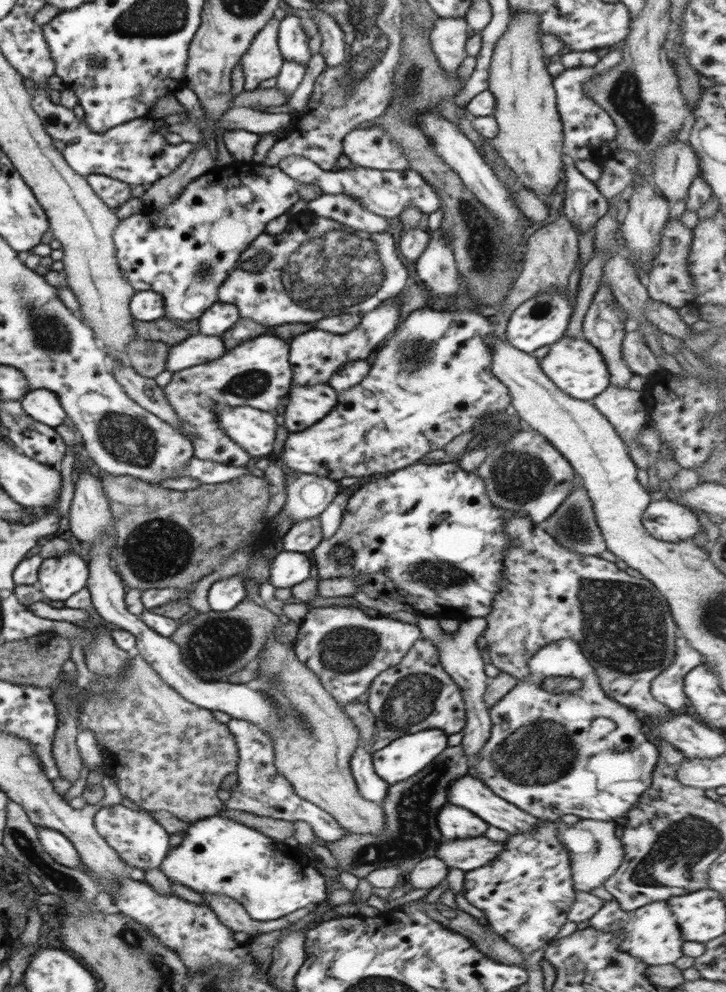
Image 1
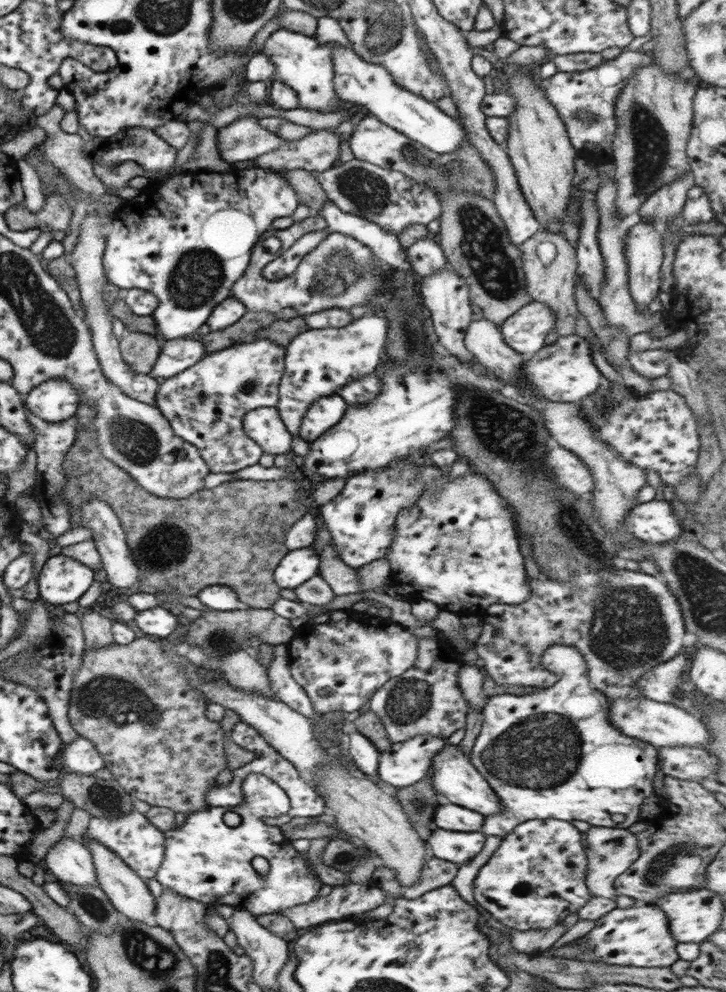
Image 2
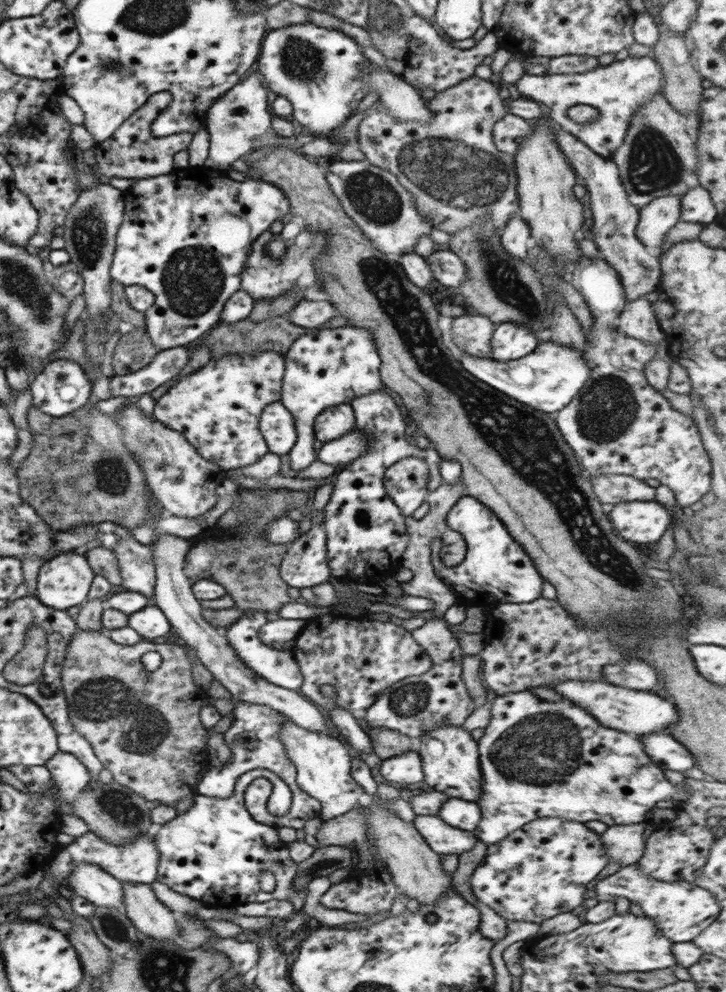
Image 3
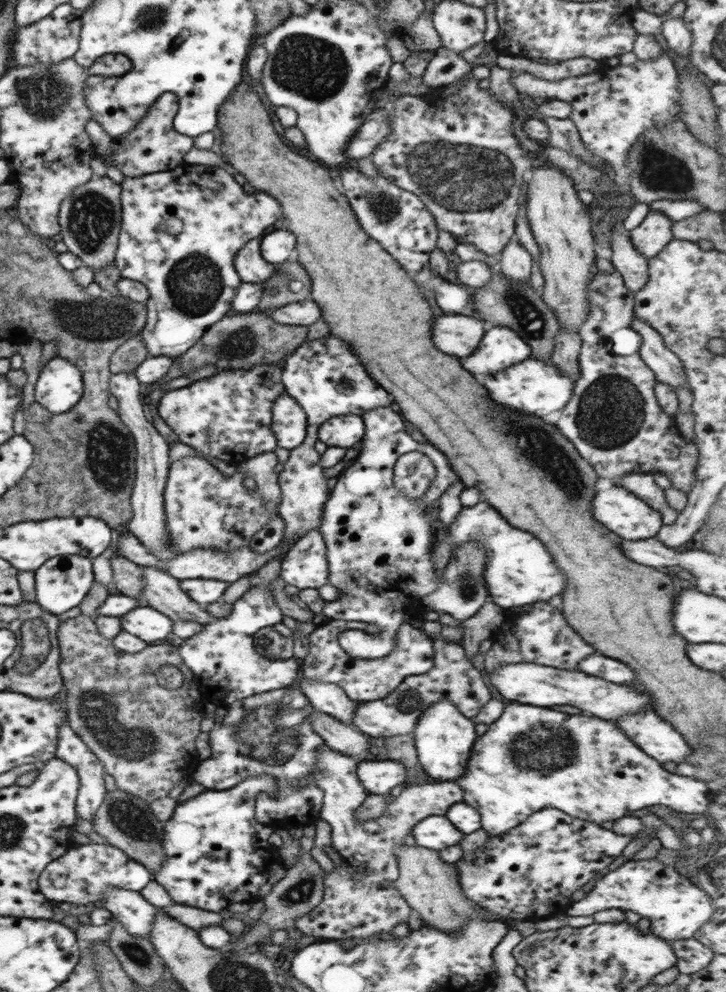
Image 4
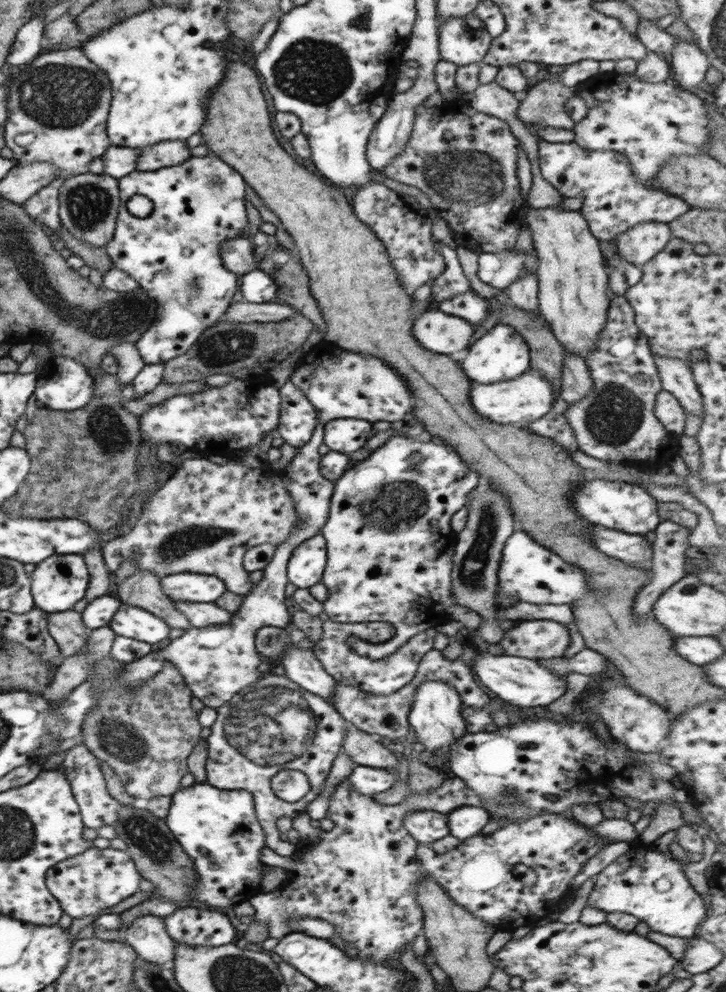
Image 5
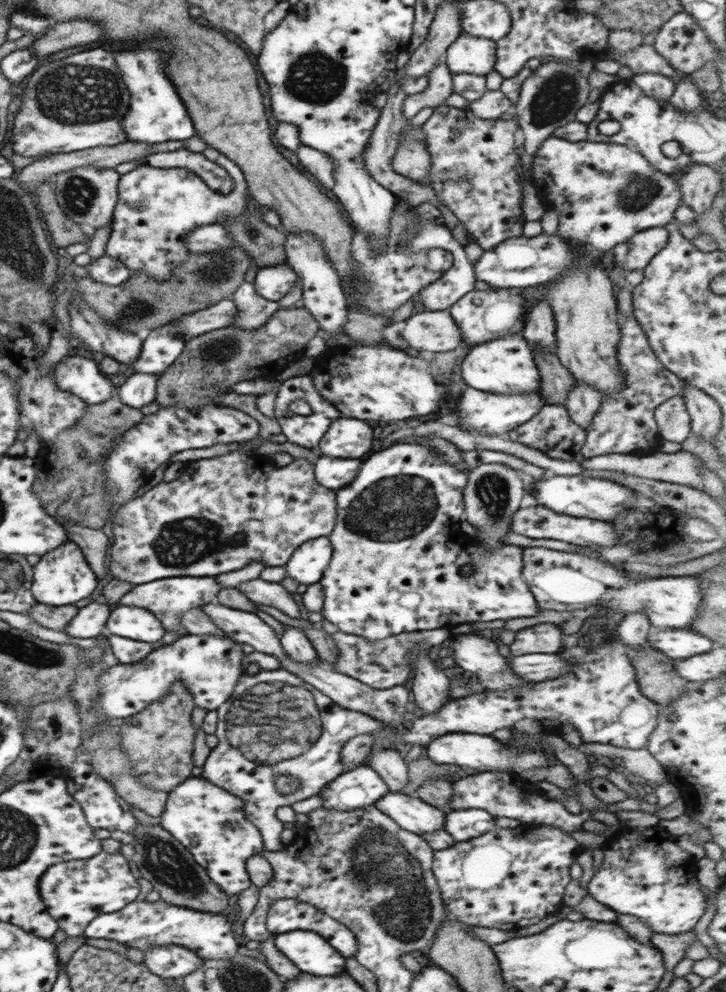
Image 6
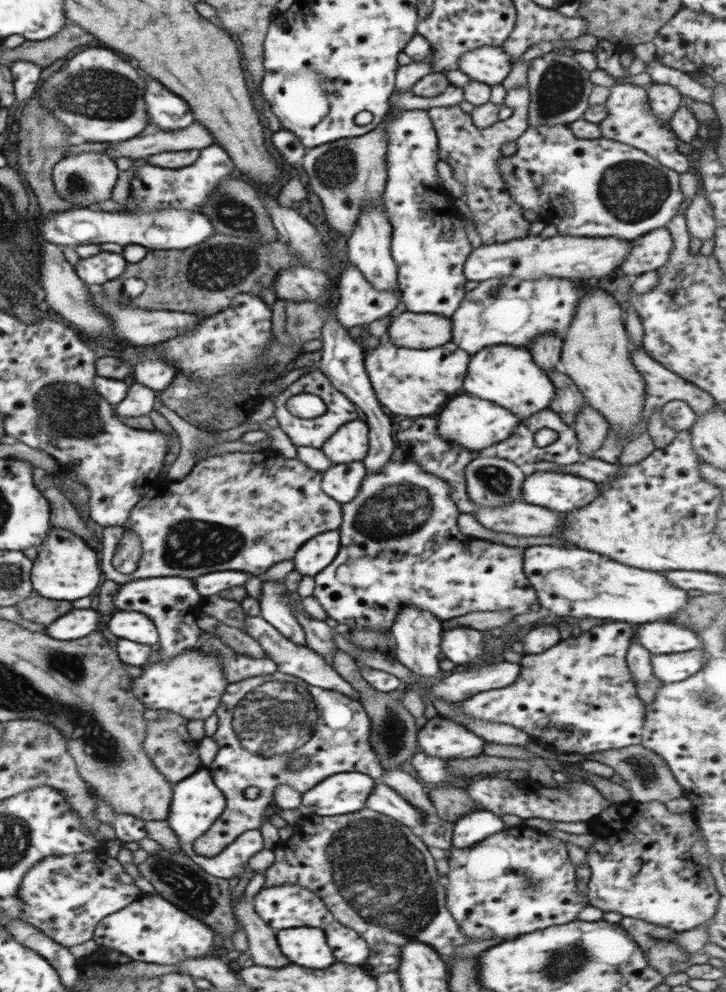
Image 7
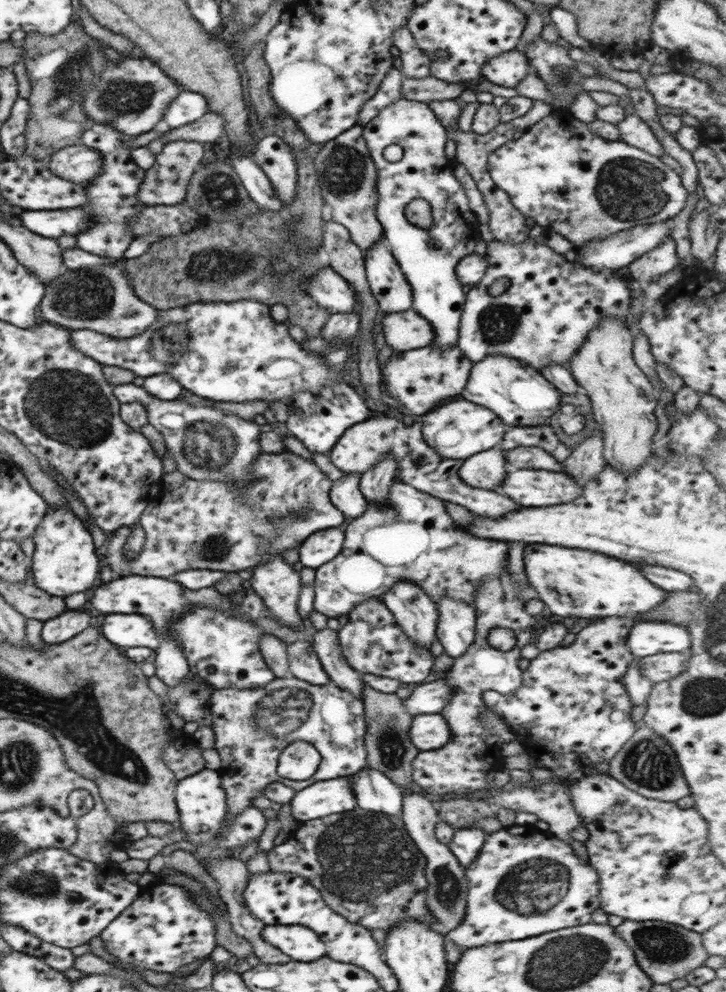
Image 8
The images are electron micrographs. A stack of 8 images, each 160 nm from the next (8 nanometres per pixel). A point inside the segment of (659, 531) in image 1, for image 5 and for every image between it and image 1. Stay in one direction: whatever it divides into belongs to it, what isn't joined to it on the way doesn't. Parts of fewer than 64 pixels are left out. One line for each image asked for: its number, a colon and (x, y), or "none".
2: (654, 522)
3: (641, 522)
4: (624, 513)
5: (622, 506)

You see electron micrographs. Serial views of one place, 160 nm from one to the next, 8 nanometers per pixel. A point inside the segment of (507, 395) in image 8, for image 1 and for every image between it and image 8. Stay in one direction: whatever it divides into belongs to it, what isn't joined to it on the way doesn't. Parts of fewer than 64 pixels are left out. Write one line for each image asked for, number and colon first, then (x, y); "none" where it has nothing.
1: (541, 321)
2: (525, 331)
3: (510, 341)
4: (500, 347)
5: (501, 353)
6: (505, 365)
7: (508, 375)

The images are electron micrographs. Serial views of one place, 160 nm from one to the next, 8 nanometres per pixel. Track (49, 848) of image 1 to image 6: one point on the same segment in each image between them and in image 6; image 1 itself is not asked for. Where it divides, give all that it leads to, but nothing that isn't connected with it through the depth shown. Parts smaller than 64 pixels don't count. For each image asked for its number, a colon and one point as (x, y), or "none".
2: (70, 861)
3: (88, 880)
4: (130, 908)
5: (147, 936)
6: (171, 961)

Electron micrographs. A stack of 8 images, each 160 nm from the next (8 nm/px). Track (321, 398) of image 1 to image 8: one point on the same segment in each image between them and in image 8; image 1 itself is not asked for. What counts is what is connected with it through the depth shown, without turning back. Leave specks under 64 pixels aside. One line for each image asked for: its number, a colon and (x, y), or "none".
2: (324, 413)
3: (334, 422)
4: (345, 431)
5: (346, 436)
6: (347, 437)
7: (350, 443)
8: (360, 447)

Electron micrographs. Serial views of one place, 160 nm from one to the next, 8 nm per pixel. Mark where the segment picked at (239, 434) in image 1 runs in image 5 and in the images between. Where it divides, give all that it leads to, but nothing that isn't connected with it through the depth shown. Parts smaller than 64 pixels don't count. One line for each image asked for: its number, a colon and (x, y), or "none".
2: (263, 425)
3: (277, 425)
4: (289, 422)
5: (298, 418)

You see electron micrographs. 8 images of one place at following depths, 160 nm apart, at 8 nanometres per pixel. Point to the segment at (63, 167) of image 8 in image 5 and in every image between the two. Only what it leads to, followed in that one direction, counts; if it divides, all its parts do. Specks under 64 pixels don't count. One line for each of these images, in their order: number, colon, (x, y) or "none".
5: (89, 204)
6: (88, 196)
7: (85, 180)

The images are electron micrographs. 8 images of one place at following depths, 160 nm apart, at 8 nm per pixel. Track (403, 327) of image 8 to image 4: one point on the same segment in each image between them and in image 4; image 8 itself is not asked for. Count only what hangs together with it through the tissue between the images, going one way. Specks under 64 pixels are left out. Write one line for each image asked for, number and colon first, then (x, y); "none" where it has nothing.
4: (457, 335)
5: (437, 331)
6: (434, 331)
7: (408, 330)

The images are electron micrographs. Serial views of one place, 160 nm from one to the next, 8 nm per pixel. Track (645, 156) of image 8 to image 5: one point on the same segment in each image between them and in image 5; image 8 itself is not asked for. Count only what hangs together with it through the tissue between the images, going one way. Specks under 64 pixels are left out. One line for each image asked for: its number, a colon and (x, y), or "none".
5: (614, 201)
6: (603, 193)
7: (599, 188)

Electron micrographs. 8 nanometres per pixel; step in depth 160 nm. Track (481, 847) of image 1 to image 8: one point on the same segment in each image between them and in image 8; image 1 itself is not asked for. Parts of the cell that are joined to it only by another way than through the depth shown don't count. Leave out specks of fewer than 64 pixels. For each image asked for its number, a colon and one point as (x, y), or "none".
2: (460, 848)
3: (445, 840)
4: (434, 832)
5: (426, 826)
6: (413, 814)
7: (383, 799)
8: (373, 790)

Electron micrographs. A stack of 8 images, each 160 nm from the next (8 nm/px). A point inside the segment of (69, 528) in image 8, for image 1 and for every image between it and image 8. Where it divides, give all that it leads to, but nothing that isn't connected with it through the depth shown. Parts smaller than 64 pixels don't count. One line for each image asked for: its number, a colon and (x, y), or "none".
1: (59, 577)
2: (62, 580)
3: (63, 581)
4: (61, 583)
5: (57, 583)
6: (62, 576)
7: (66, 568)

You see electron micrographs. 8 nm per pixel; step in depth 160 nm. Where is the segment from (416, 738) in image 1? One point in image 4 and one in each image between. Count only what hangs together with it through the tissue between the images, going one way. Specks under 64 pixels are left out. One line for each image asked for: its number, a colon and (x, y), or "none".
2: (403, 764)
3: (406, 768)
4: (379, 777)

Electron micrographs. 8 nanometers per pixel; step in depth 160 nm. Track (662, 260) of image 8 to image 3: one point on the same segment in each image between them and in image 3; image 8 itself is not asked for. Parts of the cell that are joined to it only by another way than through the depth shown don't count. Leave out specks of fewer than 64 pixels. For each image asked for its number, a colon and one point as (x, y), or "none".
3: (656, 219)
4: (653, 234)
5: (640, 244)
6: (635, 254)
7: (649, 252)

